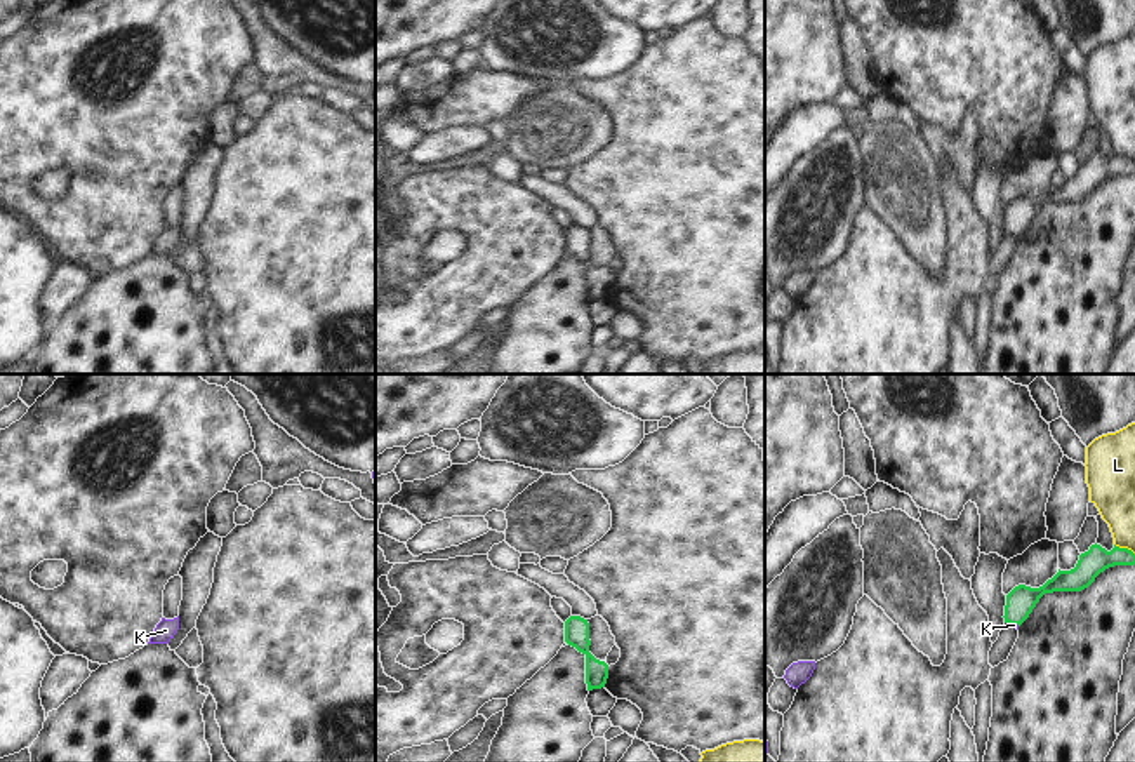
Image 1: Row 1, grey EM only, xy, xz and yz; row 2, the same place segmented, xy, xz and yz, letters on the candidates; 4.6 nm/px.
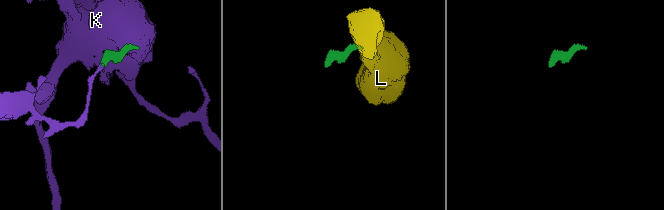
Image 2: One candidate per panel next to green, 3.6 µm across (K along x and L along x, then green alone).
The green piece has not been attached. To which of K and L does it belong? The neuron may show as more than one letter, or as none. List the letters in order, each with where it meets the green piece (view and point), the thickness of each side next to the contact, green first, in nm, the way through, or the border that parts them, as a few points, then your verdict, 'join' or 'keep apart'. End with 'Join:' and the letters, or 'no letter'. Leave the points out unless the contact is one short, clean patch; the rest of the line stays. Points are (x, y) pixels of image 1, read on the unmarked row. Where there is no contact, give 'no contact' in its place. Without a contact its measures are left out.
K: yz (1017, 233) | 140/20 nm | across yz (1021, 211), (1017, 233), (1014, 235) | join
L: yz (1125, 159) | 120/190 nm | along yz (1115, 153), (1134, 164) | keep apart
Join: K

